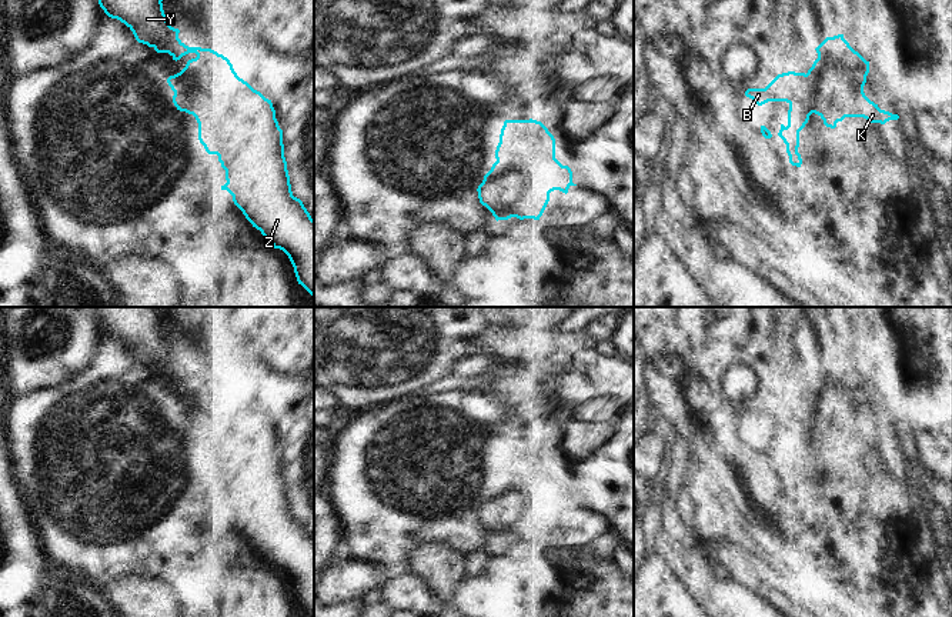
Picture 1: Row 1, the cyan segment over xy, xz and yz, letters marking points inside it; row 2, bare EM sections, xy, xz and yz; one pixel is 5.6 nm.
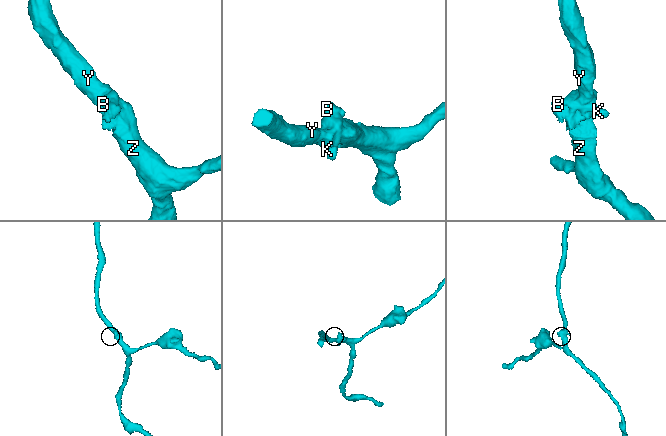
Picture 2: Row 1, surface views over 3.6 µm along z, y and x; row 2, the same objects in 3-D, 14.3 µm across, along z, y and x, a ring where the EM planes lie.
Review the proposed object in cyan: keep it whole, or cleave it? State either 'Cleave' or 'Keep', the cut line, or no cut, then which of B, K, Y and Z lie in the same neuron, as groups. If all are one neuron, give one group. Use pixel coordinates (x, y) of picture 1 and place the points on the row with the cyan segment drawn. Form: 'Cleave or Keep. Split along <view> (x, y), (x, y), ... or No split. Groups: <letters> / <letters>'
Keep. No split. Groups: B K Y Z

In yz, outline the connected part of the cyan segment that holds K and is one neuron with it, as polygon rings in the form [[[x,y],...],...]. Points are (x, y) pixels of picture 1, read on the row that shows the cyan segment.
[[[844,34],[826,37],[816,49],[818,59],[808,73],[788,71],[778,74],[765,89],[748,89],[745,96],[758,106],[768,101],[786,101],[788,126],[781,124],[778,136],[786,144],[792,166],[801,167],[798,153],[799,131],[812,113],[818,114],[826,127],[835,129],[845,117],[864,117],[871,123],[885,124],[898,120],[898,114],[881,110],[871,101],[864,86],[869,73],[866,61]]]

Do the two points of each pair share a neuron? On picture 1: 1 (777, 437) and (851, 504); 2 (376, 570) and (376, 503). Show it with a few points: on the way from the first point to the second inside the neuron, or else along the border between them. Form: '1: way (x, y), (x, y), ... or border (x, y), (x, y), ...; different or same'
1: way (775, 466), (775, 477), (792, 494), (822, 494); same
2: border (353, 556), (361, 560), (378, 562), (384, 566); different

